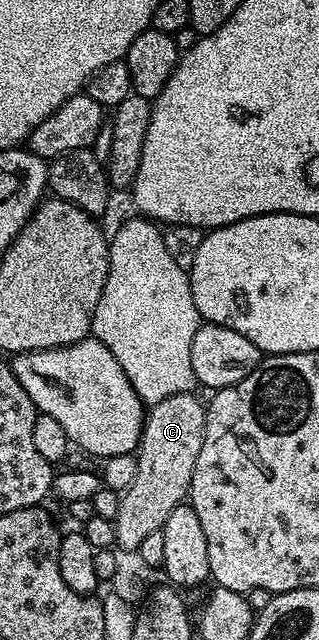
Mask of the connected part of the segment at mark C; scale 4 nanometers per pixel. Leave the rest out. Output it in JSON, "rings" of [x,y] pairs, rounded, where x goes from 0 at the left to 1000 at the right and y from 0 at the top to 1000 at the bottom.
{"rings":[[[589,611],[552,614],[539,620],[514,620],[514,627],[480,631],[458,644],[458,659],[445,663],[445,691],[429,706],[426,752],[414,752],[408,763],[379,769],[376,802],[364,802],[357,809],[357,839],[386,863],[429,863],[439,845],[451,845],[464,833],[505,830],[514,814],[527,814],[527,802],[586,784],[602,733],[614,733],[614,714],[627,714],[627,695],[639,695],[646,669],[646,638],[636,625],[621,625],[614,619]]]}

